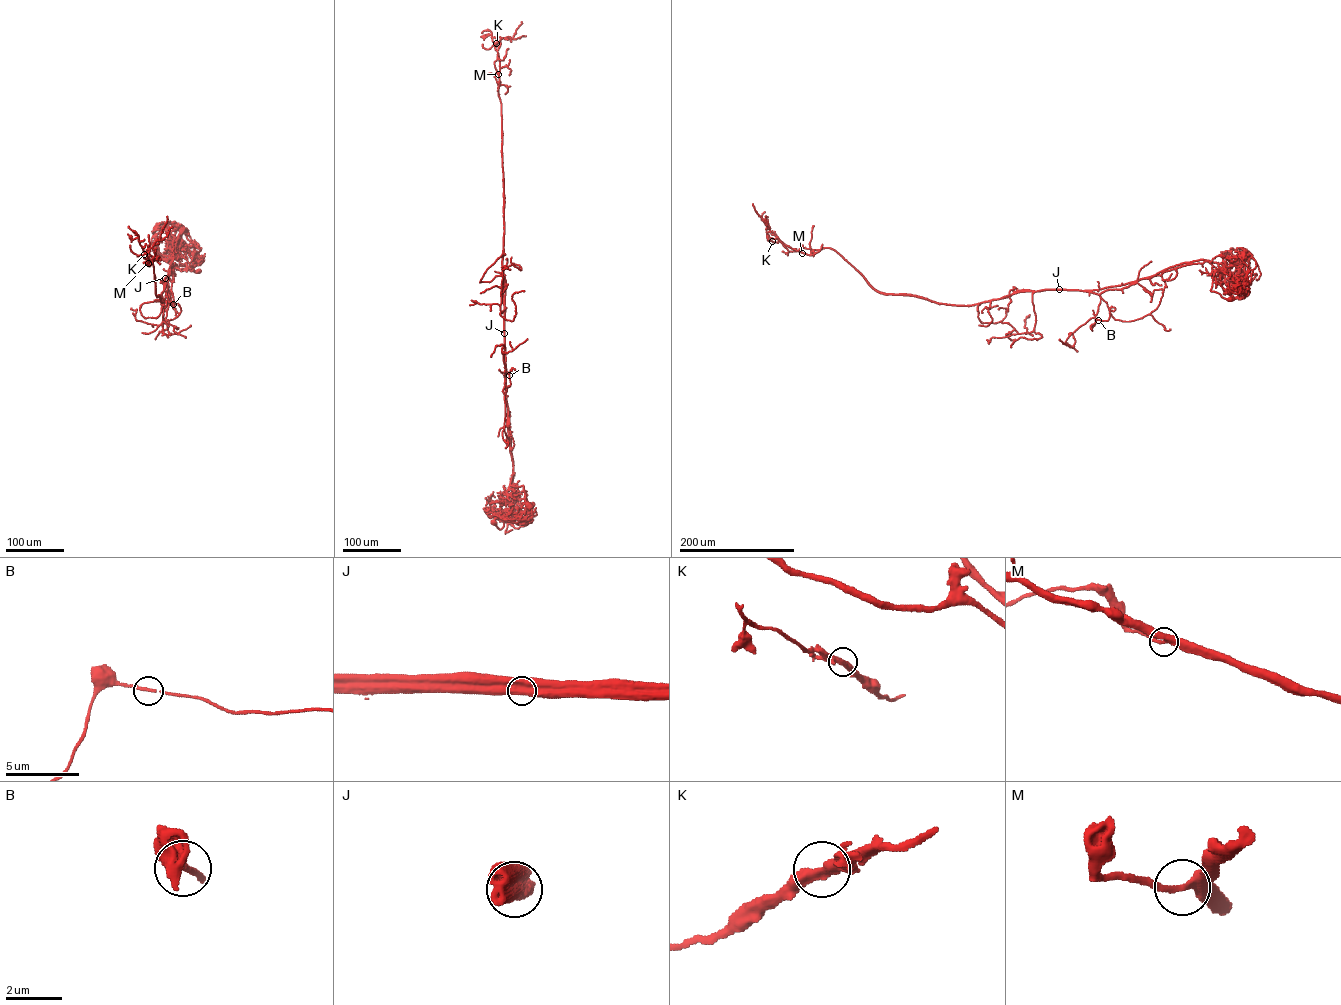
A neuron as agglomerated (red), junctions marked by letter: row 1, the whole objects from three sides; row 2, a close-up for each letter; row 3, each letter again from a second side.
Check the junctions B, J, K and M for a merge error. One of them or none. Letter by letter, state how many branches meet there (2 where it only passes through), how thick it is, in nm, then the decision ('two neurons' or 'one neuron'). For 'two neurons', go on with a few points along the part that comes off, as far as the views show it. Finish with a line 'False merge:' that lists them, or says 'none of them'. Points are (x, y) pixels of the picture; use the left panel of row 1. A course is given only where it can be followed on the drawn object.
B: branches 2; calibre 200 nm; one neuron
J: branches 2; calibre 700 nm; two neurons; course (165, 278), (179, 235), (174, 247), (165, 254), (172, 266), (179, 269), (192, 269), (200, 265), (201, 255)
K: branches 2; calibre 440 nm; one neuron
M: branches 2; calibre 320 nm; one neuron
False merge: J

